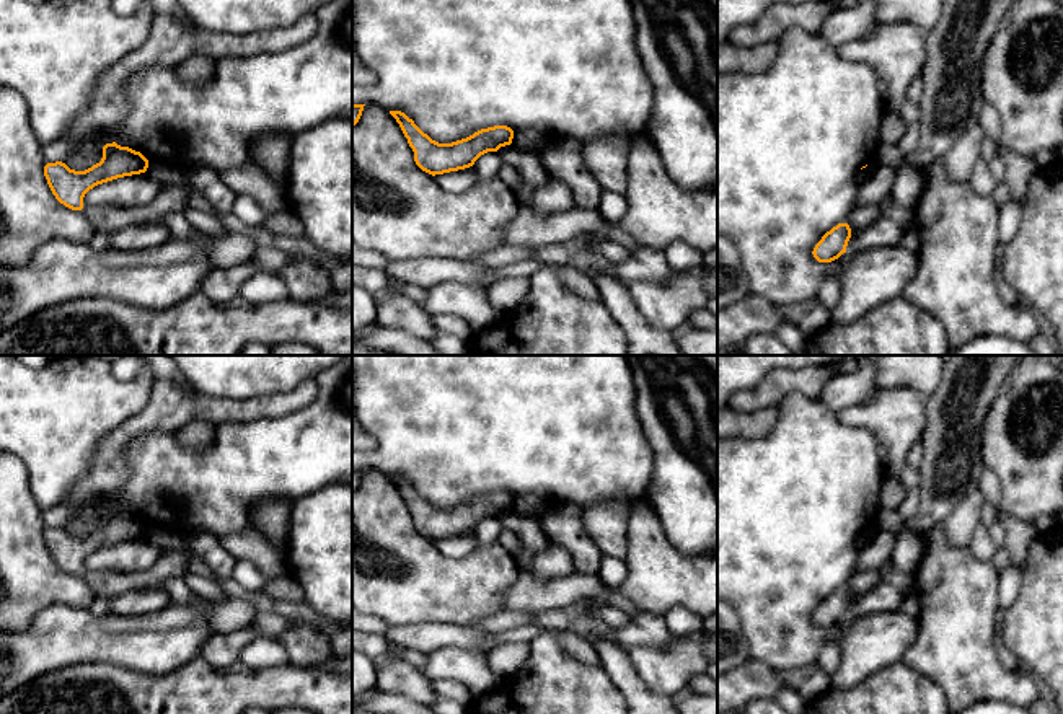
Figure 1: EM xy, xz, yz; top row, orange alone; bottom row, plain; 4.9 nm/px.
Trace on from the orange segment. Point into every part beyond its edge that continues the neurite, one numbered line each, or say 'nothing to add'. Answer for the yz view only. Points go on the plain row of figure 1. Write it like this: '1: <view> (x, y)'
nothing to add

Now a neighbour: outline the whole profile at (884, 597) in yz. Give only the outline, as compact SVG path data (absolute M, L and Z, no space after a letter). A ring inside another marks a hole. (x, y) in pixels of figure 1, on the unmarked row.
M880 579L867 593L851 598L846 619L854 621L871 613L898 611L903 597L903 592Z

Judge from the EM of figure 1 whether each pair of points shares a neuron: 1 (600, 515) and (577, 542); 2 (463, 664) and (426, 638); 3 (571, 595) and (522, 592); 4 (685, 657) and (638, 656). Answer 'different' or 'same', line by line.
1: different
2: different
3: same
4: same

